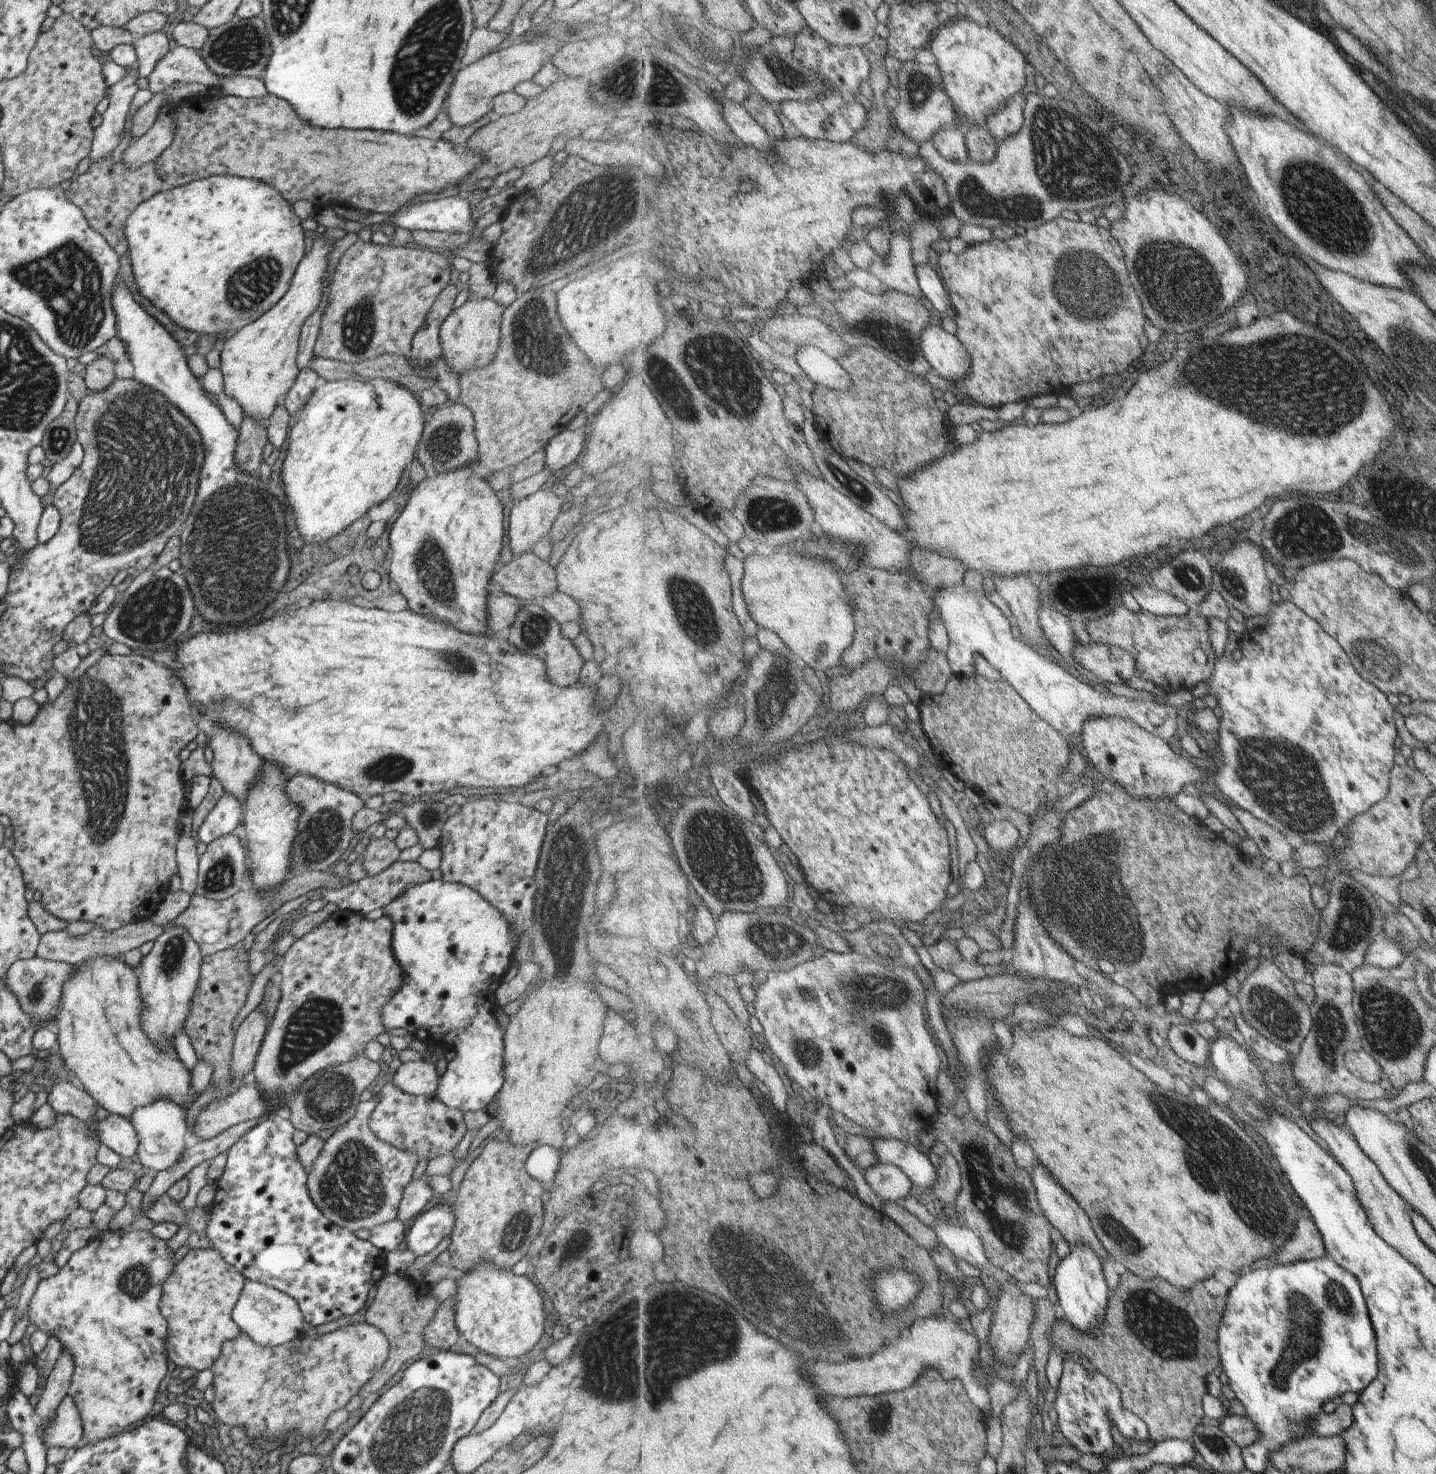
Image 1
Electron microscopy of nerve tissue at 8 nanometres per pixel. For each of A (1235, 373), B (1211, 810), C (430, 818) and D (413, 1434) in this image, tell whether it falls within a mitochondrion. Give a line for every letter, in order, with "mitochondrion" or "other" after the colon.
A: mitochondrion
B: other
C: mitochondrion
D: mitochondrion

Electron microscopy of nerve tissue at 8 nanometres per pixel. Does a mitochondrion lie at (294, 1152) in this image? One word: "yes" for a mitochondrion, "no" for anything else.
no

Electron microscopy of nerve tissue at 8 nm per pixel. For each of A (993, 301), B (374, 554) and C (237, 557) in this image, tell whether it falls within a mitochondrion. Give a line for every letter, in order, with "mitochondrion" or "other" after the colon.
A: other
B: other
C: mitochondrion

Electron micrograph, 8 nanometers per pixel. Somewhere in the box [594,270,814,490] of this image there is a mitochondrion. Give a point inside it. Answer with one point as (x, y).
(720, 374)

